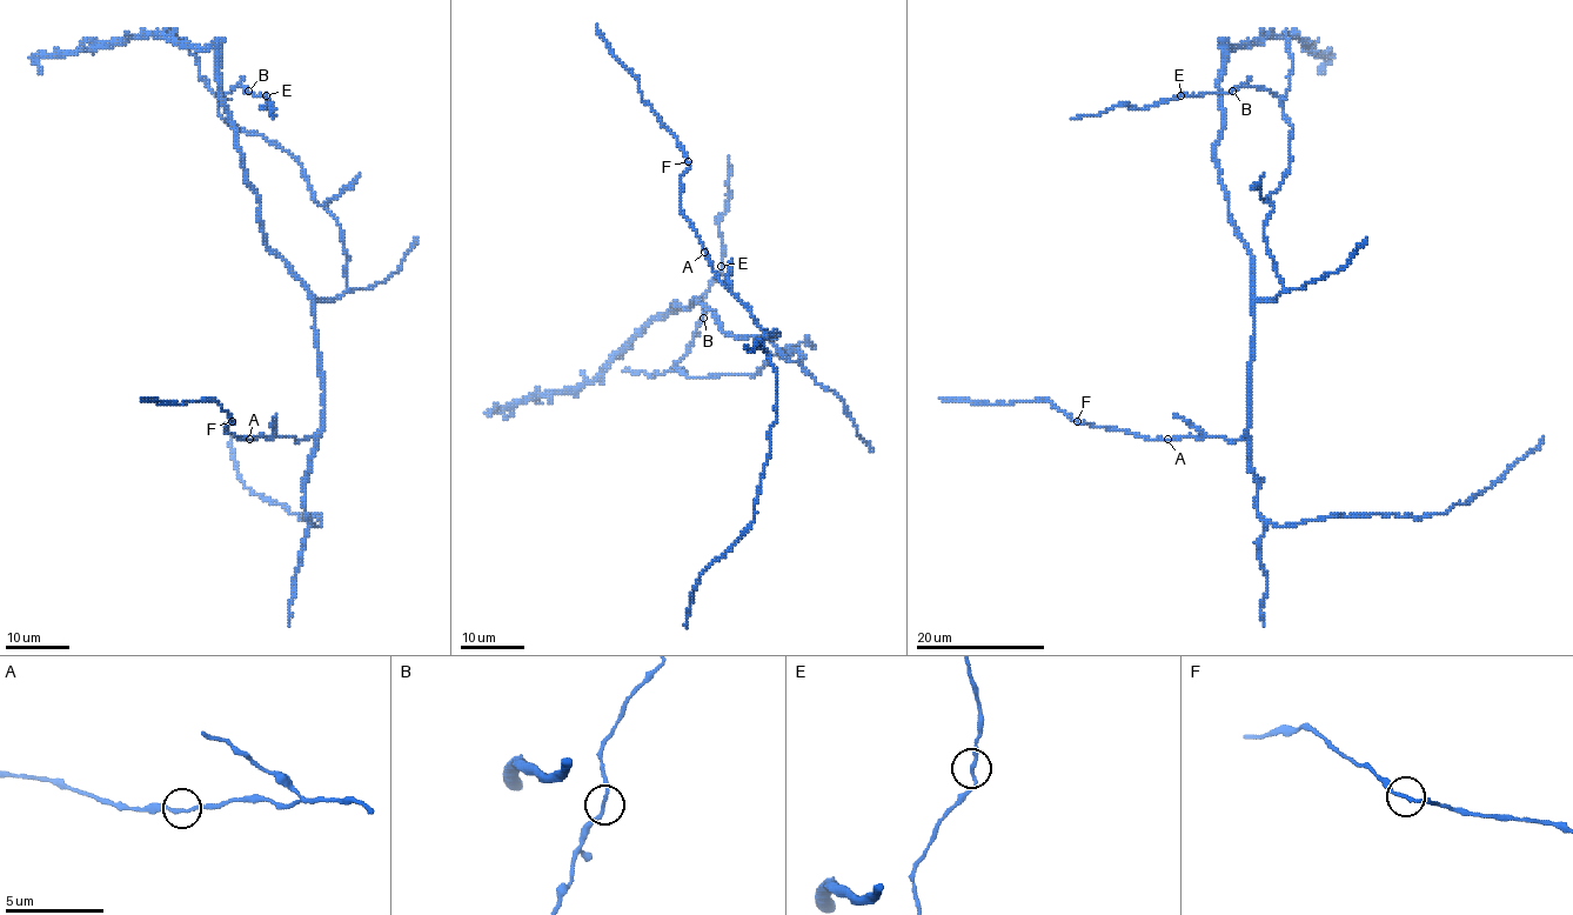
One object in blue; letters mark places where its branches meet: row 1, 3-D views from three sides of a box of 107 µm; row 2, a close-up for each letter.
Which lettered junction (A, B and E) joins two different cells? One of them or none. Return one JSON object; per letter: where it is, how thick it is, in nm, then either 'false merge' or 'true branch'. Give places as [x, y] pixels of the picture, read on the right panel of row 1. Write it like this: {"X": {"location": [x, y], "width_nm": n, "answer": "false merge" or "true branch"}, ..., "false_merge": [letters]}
{"A": {"location": [1167, 439], "width_nm": 140, "answer": "true branch"}, "B": {"location": [1232, 91], "width_nm": 150, "answer": "true branch"}, "E": {"location": [1180, 95], "width_nm": 150, "answer": "true branch"}, "false_merge": []}

